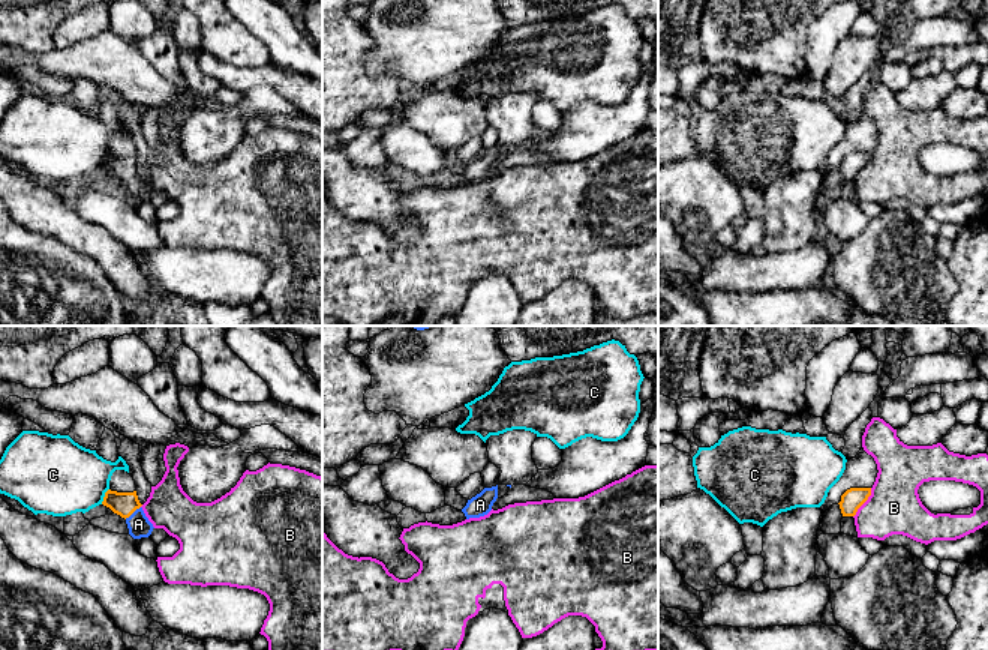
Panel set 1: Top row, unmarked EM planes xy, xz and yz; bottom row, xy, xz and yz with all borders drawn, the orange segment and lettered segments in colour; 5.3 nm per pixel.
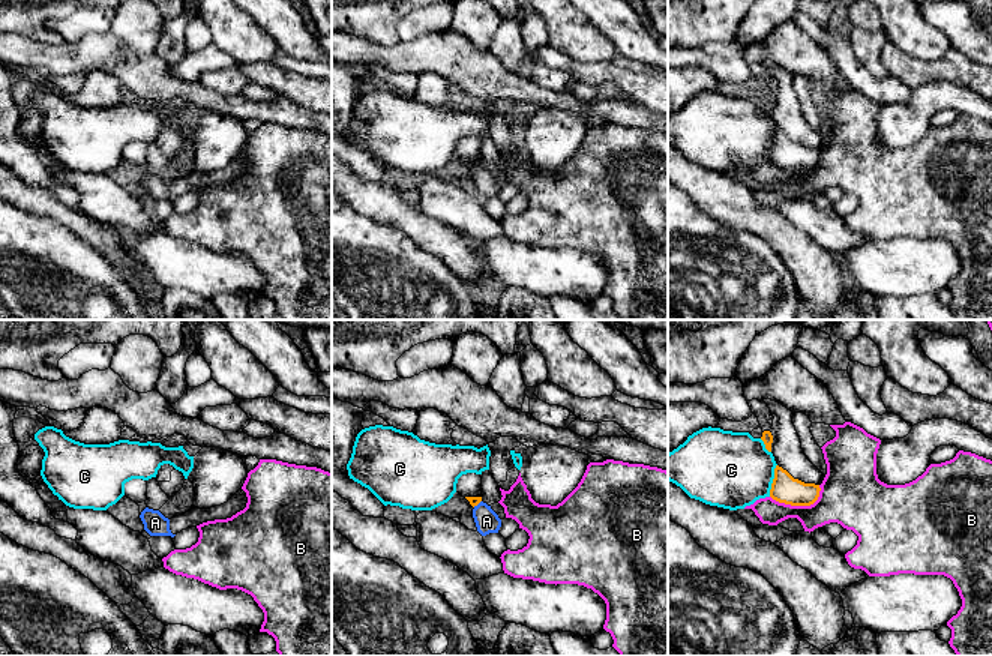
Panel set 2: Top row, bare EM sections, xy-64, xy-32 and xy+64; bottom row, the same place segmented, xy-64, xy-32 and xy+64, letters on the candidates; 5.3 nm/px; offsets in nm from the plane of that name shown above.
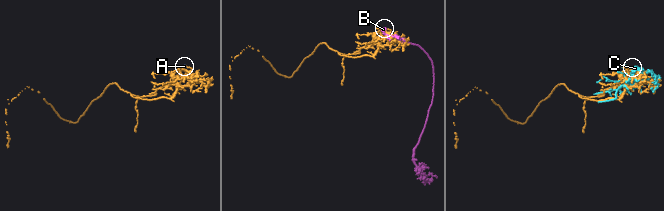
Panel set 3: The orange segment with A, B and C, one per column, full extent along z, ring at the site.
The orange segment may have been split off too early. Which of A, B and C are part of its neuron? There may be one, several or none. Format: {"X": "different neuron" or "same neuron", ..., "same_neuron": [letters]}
{"A": "same neuron", "B": "different neuron", "C": "different neuron", "same_neuron": ["A"]}

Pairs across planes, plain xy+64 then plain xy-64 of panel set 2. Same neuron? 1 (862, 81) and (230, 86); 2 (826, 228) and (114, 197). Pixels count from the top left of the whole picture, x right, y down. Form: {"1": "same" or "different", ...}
{"1": "different", "2": "same"}

